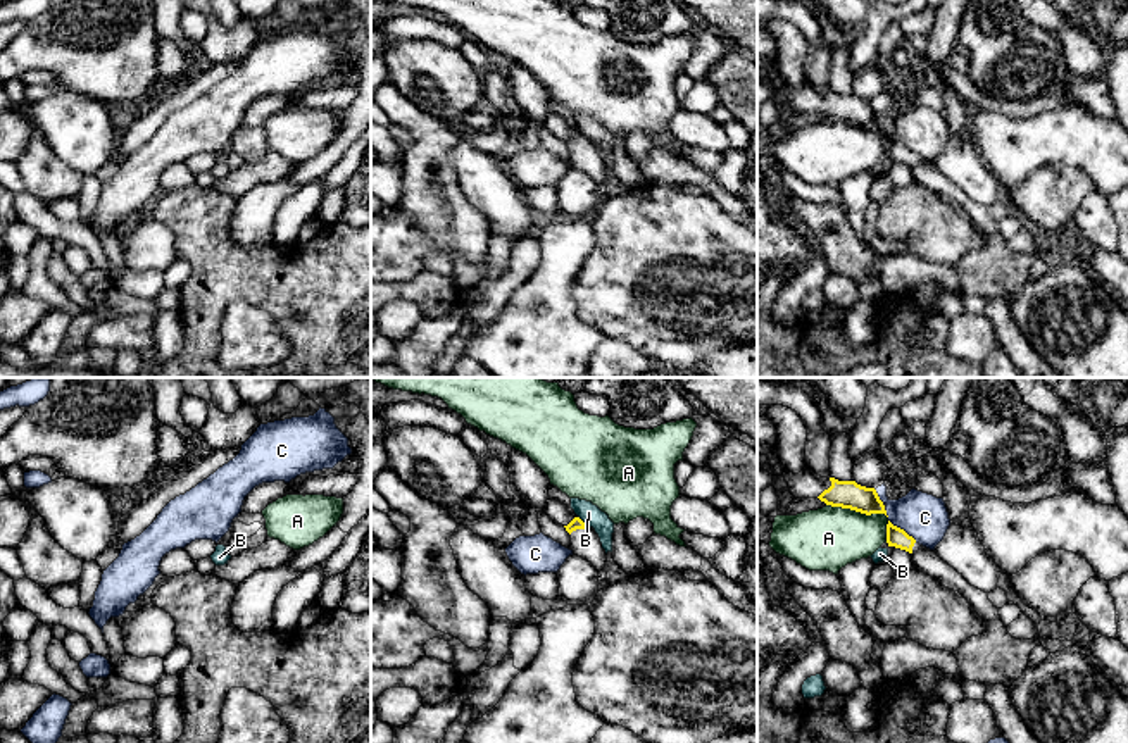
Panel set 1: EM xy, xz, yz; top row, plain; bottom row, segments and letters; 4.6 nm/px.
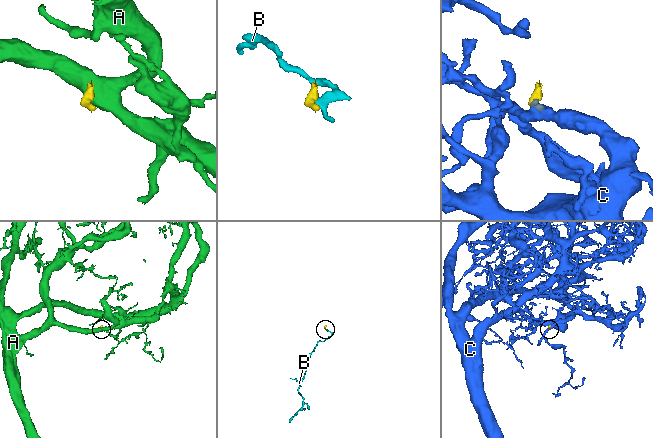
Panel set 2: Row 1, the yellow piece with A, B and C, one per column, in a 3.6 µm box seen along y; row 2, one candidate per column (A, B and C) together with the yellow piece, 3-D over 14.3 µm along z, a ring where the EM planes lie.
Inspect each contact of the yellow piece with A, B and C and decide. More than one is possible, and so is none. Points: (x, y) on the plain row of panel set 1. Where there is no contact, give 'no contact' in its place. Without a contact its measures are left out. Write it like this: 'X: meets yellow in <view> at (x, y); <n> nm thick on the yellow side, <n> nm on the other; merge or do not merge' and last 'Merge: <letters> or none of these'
A: meets yellow in yz at (858, 124); 130 nm thick on the yellow side, 300 nm on the other; do not merge
B: meets yellow in xz at (582, 135); 60 nm thick on the yellow side, 90 nm on the other; do not merge
C: meets yellow in yz at (902, 143); 90 nm thick on the yellow side, 220 nm on the other; do not merge
Merge: none of these

